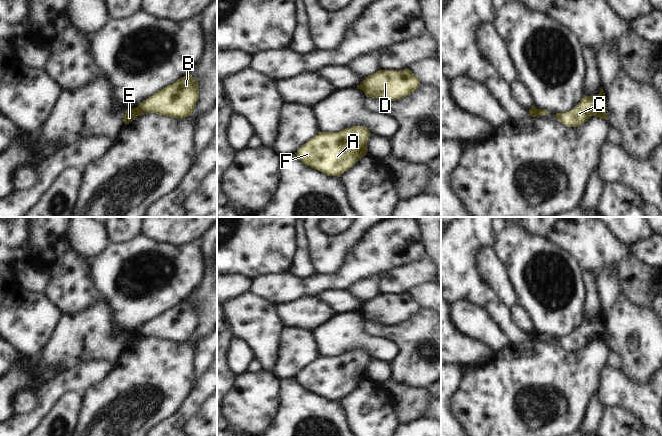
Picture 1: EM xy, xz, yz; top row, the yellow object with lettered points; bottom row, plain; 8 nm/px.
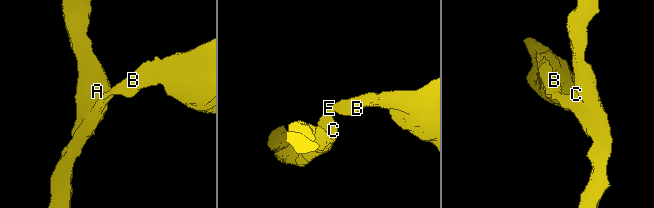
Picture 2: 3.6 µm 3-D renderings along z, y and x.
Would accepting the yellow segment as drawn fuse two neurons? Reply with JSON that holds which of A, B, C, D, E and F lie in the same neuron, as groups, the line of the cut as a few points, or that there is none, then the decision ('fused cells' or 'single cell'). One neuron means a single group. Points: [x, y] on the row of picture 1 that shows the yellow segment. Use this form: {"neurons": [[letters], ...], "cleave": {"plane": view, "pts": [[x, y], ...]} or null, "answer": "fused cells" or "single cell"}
{"neurons": [["A", "C", "E", "F"], ["B", "D"]], "cleave": {"plane": "xy", "pts": [[136, 107], [143, 113]]}, "answer": "fused cells"}

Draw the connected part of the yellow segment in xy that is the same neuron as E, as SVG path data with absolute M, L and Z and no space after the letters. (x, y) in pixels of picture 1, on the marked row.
M137 107L133 109L127 109L125 112L125 115L123 117L123 121L125 125L129 124L132 120L134 120L136 117L142 115L143 112L140 111Z

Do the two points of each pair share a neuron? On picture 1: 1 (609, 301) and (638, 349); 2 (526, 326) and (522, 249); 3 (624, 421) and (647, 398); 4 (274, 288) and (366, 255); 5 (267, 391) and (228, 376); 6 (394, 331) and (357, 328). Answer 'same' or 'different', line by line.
1: same
2: different
3: different
4: same
5: different
6: different

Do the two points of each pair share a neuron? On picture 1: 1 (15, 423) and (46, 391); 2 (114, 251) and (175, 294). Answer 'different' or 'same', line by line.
1: same
2: same

